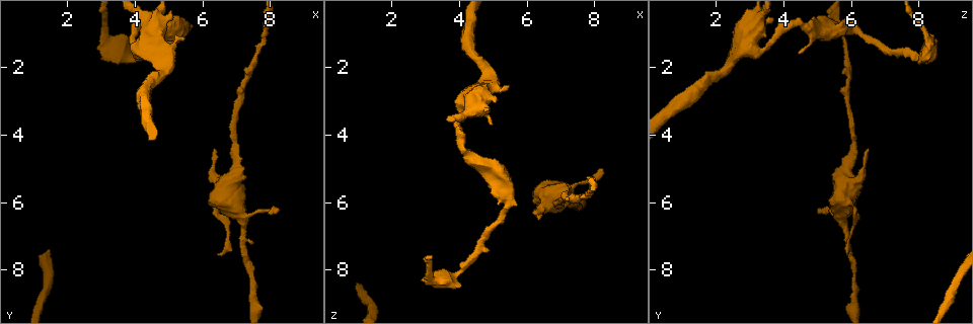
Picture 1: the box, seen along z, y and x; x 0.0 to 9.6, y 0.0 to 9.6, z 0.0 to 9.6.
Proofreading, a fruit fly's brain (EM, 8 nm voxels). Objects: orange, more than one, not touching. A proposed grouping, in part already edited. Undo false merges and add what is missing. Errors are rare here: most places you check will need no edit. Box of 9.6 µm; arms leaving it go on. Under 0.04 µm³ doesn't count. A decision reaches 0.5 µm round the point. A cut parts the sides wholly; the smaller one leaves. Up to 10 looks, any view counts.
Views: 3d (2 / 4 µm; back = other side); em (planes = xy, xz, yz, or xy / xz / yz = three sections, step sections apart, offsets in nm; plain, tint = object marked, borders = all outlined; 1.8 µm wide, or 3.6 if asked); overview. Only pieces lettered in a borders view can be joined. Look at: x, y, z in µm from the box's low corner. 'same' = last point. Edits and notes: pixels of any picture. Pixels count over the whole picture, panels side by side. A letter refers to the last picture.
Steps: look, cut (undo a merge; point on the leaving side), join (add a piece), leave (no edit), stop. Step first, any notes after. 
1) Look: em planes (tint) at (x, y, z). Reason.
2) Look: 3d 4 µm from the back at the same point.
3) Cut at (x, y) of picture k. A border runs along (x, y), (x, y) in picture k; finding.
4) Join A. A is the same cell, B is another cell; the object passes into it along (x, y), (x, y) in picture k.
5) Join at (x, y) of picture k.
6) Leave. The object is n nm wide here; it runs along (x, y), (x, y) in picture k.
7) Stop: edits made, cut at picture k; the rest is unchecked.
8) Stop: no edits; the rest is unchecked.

Look: em 3.6 µm xz step 4 (tint) at (8.25, 6.25, 4.95). Branch stops here.

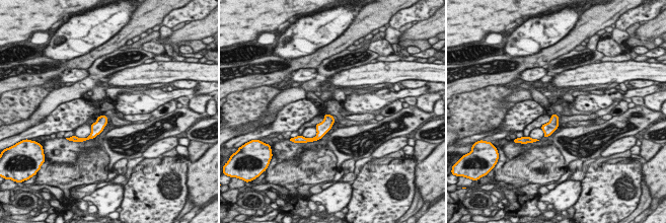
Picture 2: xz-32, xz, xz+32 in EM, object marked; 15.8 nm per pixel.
Look: em 3.6 µm xy step 16 (borders) at the same point. Cut it another way.

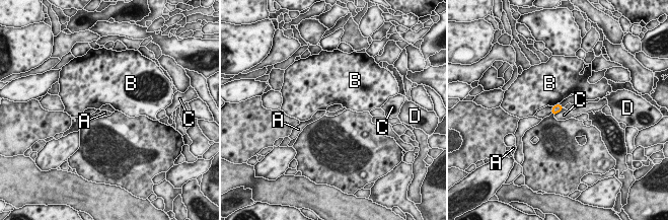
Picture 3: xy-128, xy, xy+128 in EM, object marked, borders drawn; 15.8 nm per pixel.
Leave. The object is 130 nm wide here; A, B, C and D are other cells; no lettered piece goes on from it.

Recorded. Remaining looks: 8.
Look: 3d 4 µm at (6.45, 7.50, 5.85). An open end.

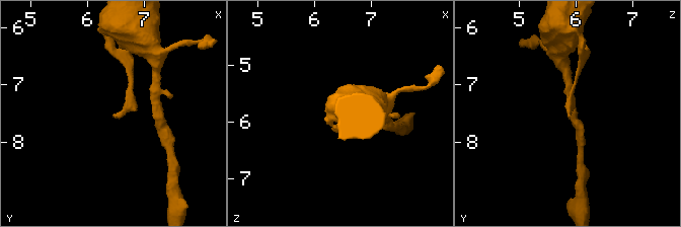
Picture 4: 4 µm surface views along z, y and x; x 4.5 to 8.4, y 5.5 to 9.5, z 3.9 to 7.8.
Look: em planes (borders) at (6.45, 7.55, 5.90).

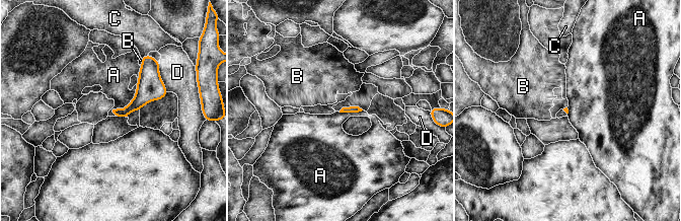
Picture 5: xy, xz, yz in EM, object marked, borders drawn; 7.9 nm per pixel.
Leave. A, B, C and D are other cells; a border runs along (137, 84), (116, 116) in picture 5; none of them fits.

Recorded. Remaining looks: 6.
Look: em 3.6 µm planes (borders) at (4.65, 1.30, 2.80). Looks like a crossing.

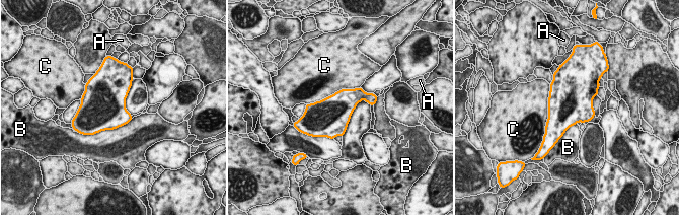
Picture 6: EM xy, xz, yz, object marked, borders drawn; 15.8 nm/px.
Leave. The object is 550 nm wide here; A, B and C are other cells; a border runs along (133, 118), (116, 128), (89, 135) in picture 6; all the same neuron.

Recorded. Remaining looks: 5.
Look: 3d 4 µm at (4.35, 1.55, 4.50). Branch stops here.

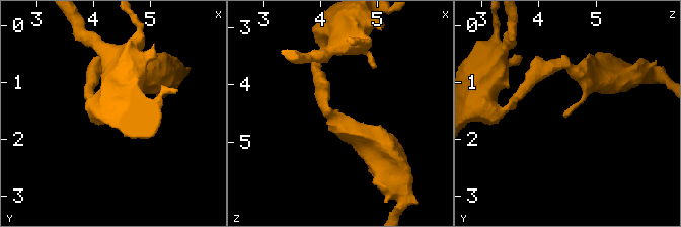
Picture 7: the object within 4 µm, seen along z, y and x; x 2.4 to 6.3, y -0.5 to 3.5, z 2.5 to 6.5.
Look: em planes (borders) at (4.30, 1.60, 4.50).

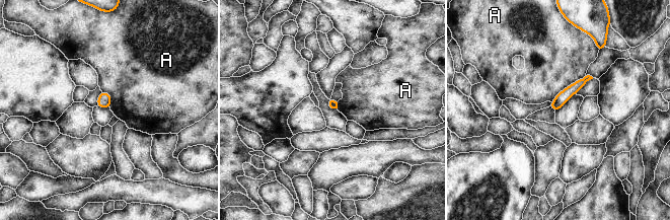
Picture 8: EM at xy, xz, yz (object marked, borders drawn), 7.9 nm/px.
Leave. A is another cell; a border runs along (585, 75), (566, 86), (550, 101) in picture 8; none of them fits.

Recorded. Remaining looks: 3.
Stop: no edits; the rest is unchecked.

